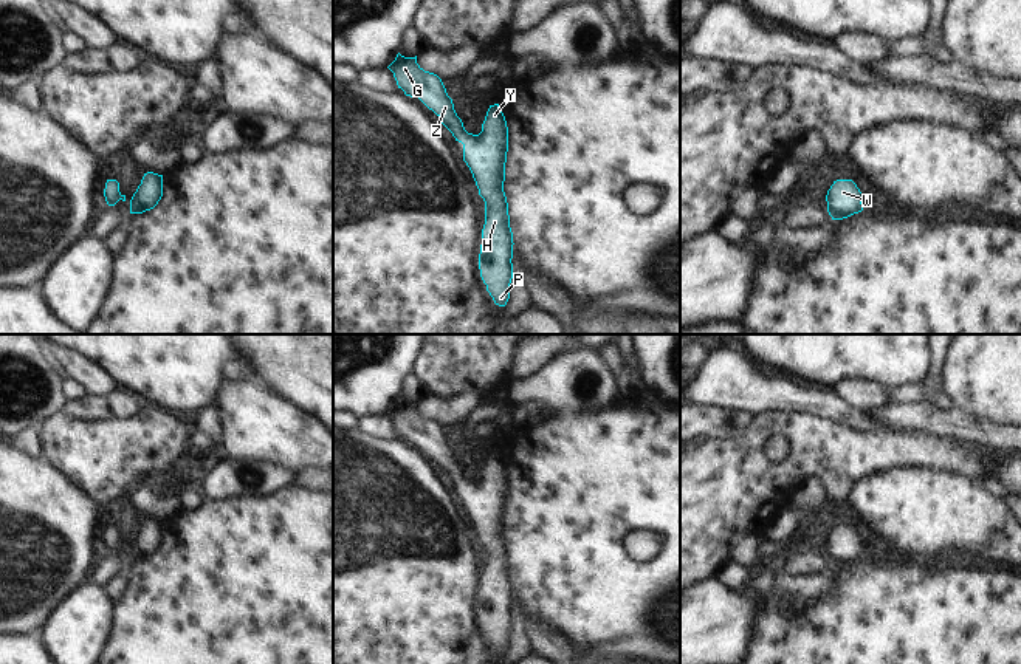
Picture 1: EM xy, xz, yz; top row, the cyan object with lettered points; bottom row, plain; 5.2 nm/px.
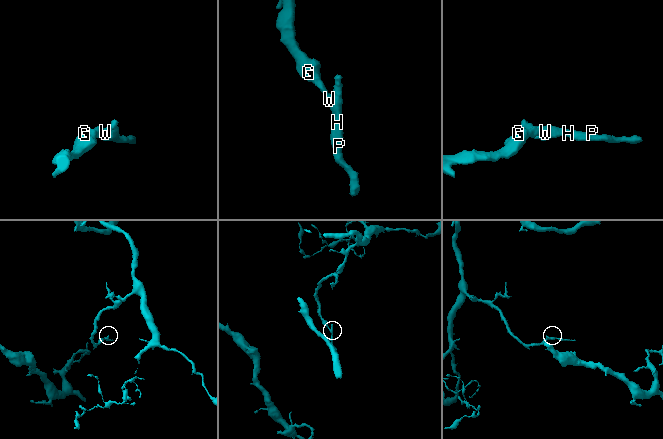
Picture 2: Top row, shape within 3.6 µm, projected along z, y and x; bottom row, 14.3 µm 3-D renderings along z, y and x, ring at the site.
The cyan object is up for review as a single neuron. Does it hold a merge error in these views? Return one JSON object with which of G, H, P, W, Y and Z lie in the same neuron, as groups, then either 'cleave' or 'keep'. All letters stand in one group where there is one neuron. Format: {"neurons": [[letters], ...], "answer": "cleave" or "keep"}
{"neurons": [["G", "H", "P", "W", "Y", "Z"]], "answer": "keep"}

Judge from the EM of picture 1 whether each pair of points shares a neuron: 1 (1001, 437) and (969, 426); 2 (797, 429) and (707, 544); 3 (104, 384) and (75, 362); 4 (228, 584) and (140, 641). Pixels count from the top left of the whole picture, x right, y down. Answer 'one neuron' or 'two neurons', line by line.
1: one neuron
2: one neuron
3: one neuron
4: one neuron

